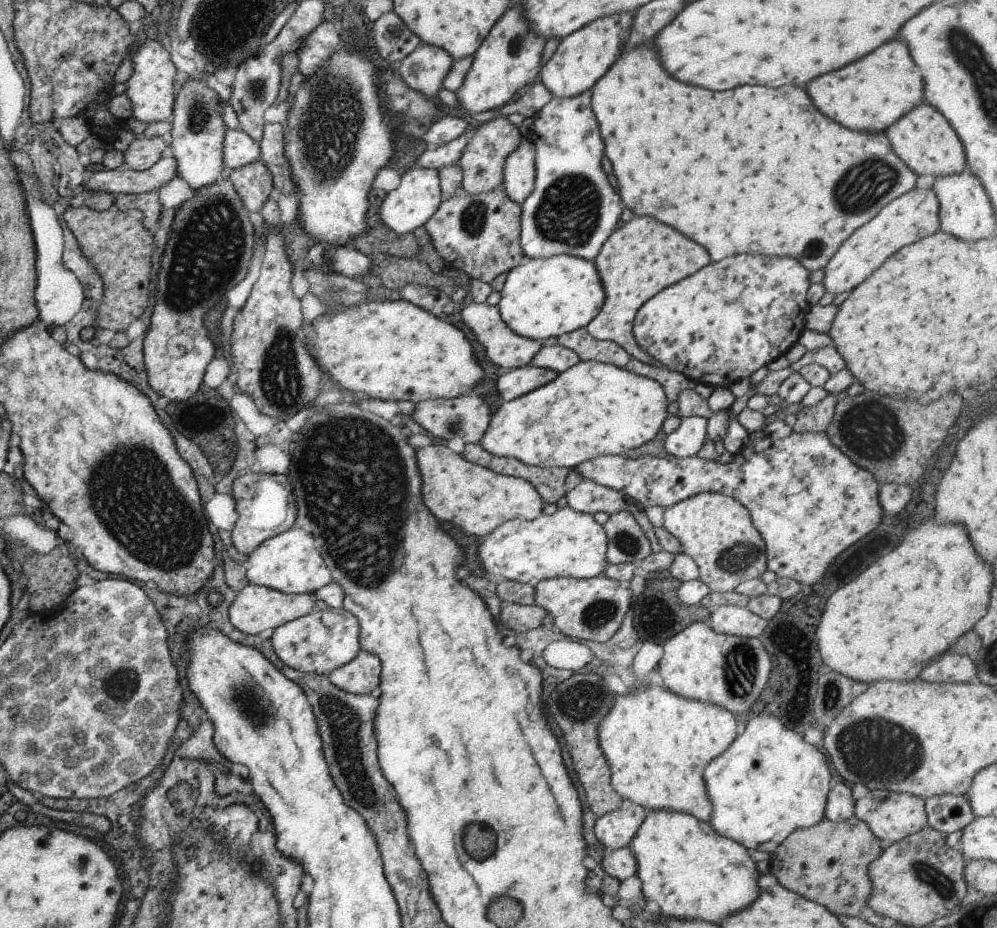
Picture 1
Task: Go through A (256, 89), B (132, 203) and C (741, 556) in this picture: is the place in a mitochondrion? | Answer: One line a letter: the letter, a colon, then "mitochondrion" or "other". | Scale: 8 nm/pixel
A: mitochondrion
B: other
C: mitochondrion

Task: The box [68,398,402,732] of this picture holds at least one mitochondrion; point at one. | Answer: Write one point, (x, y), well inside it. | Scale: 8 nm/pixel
(131, 494)

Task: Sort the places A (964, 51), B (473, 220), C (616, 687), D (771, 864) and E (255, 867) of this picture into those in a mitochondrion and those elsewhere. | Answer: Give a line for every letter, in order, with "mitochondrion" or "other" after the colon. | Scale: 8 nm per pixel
A: mitochondrion
B: mitochondrion
C: other
D: other
E: other

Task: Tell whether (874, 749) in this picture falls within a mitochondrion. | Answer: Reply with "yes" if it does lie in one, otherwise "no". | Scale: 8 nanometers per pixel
yes

